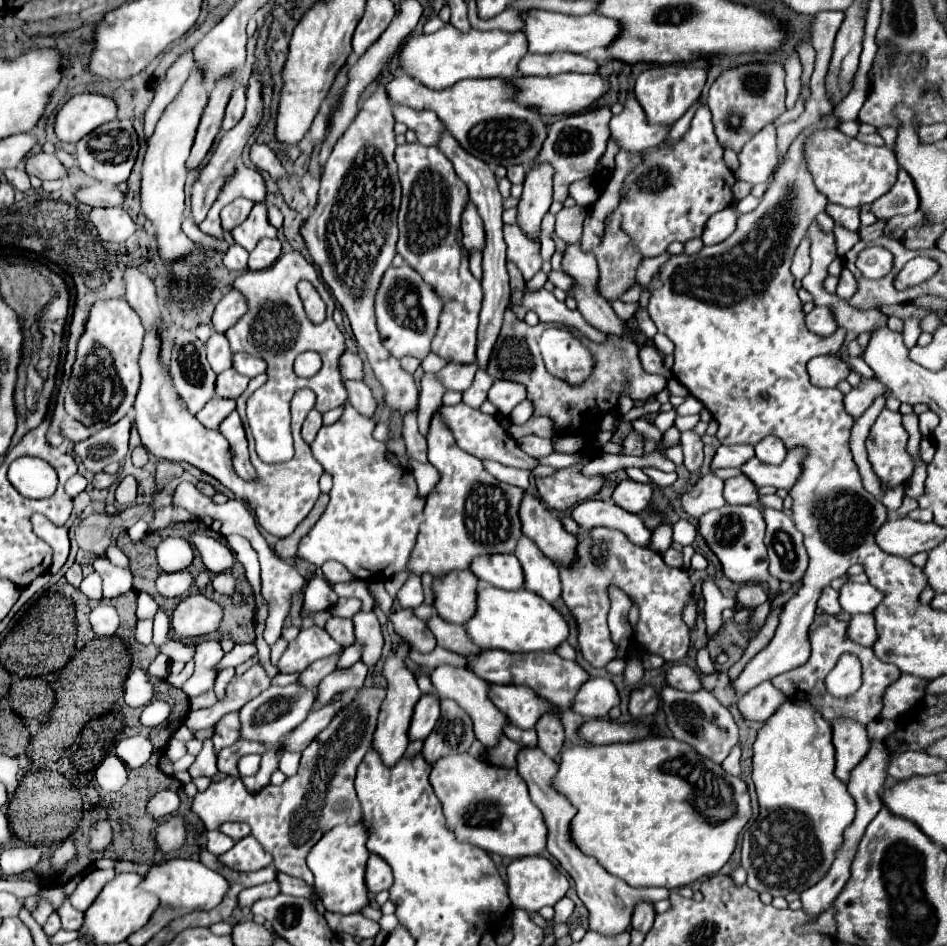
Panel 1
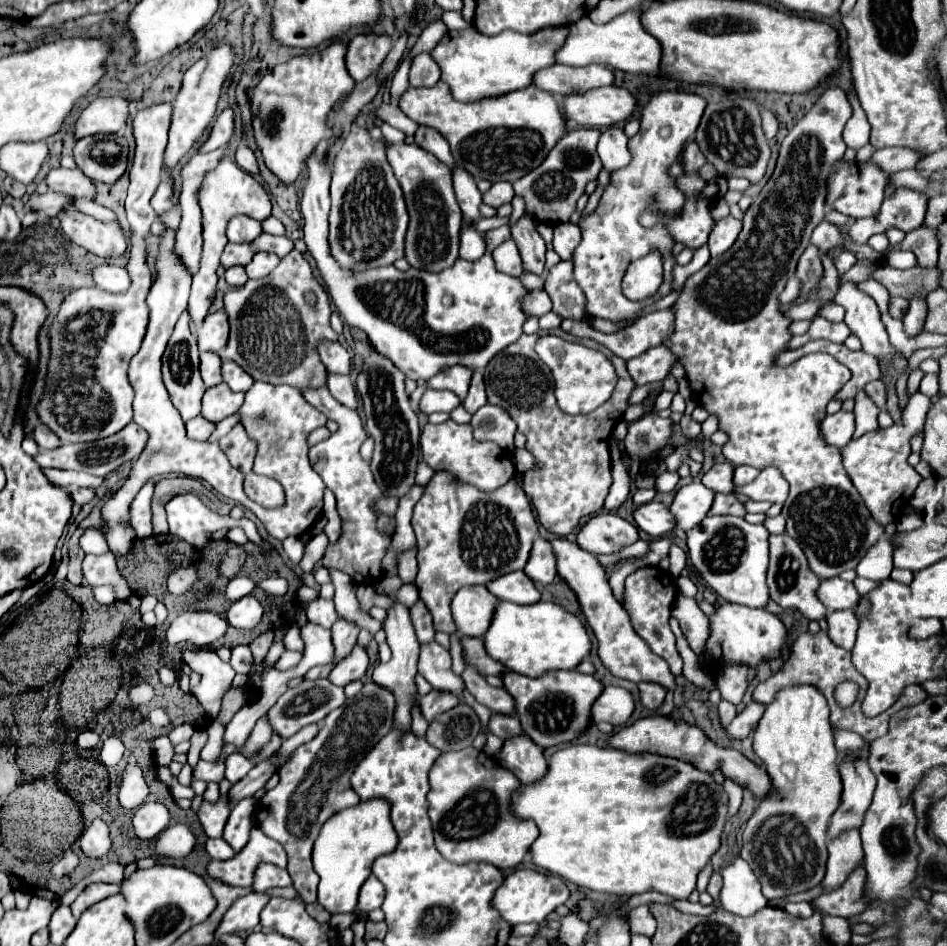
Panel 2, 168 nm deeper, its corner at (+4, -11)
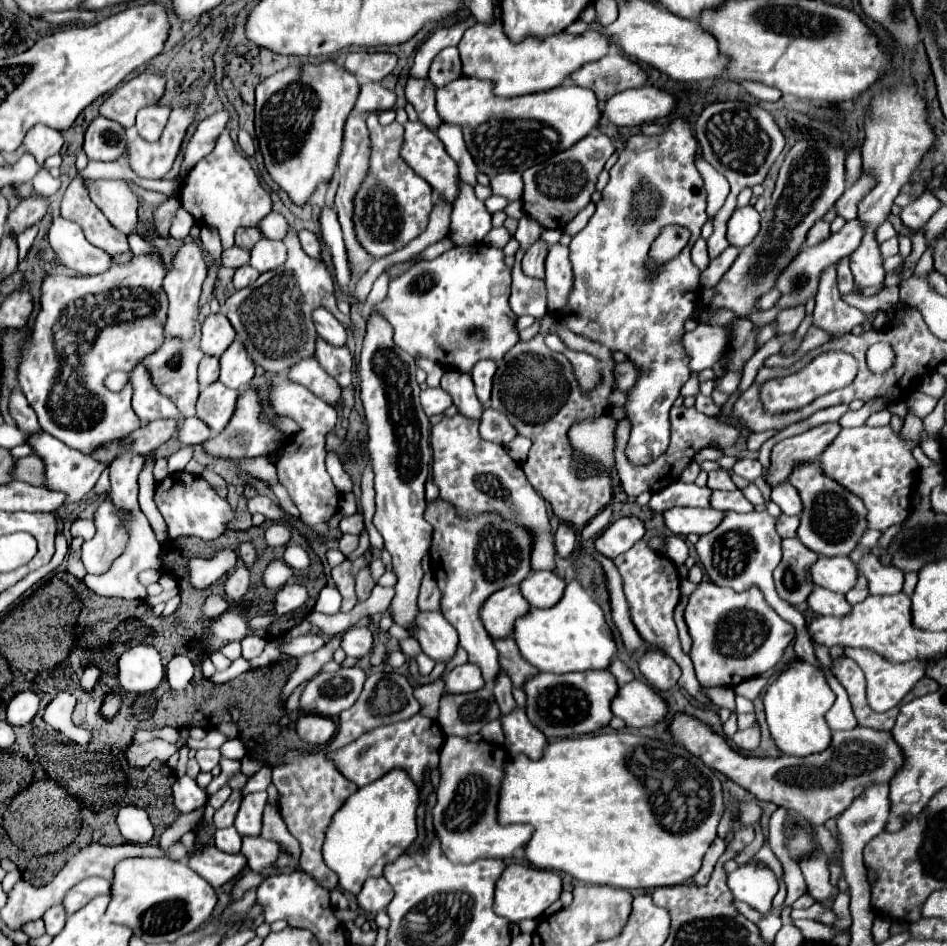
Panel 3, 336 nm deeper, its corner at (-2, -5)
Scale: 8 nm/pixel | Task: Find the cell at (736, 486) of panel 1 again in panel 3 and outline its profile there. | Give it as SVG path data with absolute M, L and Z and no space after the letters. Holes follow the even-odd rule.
M740 489L714 491L710 497L710 505L718 511L738 511L738 513L746 513L746 511L754 509L754 505L744 497L744 493Z

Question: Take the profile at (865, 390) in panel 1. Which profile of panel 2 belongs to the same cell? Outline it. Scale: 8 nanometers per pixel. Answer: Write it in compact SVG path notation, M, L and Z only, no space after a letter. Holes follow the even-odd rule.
M838 411L834 415L824 417L824 421L820 423L820 433L828 445L844 447L844 443L848 443L854 433L854 413Z

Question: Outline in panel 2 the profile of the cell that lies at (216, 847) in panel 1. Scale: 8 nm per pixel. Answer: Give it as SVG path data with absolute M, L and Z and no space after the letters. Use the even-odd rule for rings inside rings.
M208 839L206 841L206 851L210 853L212 859L220 859L220 861L230 859L232 855L236 855L234 849L224 839Z

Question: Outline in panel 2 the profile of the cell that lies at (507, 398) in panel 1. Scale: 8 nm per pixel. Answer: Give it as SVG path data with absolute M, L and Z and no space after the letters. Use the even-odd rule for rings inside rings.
M486 403L472 415L470 425L474 427L474 437L478 441L494 441L502 449L508 449L508 451L514 449L516 427L510 415L502 411L502 407L494 407Z

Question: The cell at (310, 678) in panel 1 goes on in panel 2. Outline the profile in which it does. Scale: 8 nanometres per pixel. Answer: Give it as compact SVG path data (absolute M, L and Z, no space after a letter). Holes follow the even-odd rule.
M338 617L338 621L332 625L332 641L336 647L334 663L338 663L338 659L342 659L342 655L352 651L352 647L358 641L358 633L360 633L358 625L346 621L344 617Z

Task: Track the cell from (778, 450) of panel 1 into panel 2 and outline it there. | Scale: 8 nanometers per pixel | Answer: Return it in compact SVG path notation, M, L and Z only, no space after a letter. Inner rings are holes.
M766 467L760 475L743 487L735 486L737 493L744 493L752 501L770 501L770 503L784 503L788 497L788 483L774 471L774 467Z

